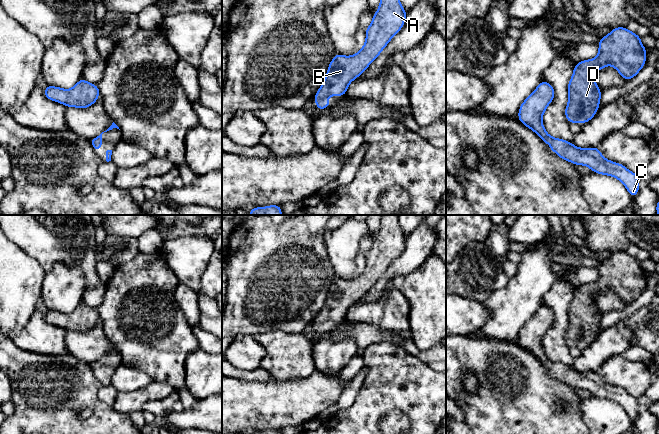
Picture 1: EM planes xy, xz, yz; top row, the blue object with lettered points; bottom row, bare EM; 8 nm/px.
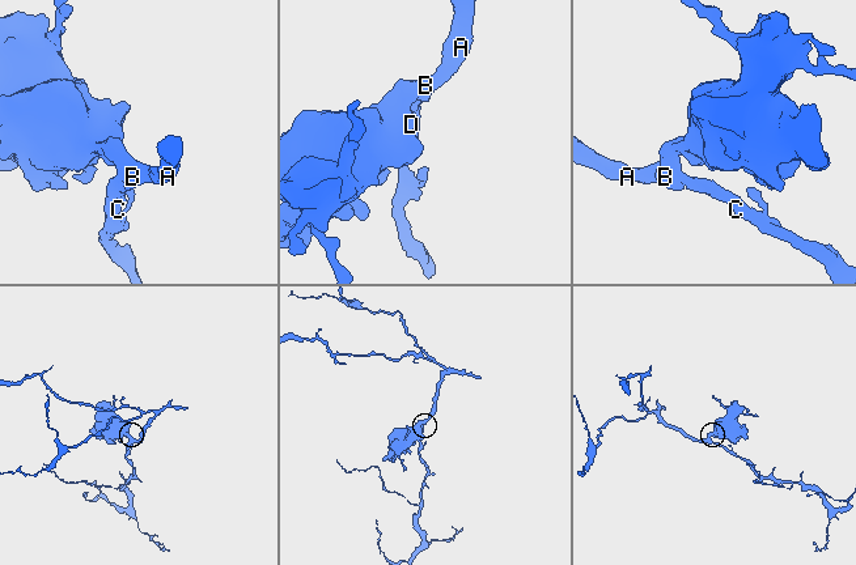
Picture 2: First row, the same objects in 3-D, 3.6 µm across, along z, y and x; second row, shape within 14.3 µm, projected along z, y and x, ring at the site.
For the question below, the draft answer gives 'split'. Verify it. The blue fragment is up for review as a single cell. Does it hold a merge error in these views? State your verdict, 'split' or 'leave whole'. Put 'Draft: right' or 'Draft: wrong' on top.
Draft: wrong
leave whole

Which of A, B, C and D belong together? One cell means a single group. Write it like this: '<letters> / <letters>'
A B C D

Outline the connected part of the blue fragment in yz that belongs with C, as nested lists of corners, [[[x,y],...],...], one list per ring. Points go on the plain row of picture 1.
[[[545,304],[541,305],[537,312],[524,324],[524,326],[519,331],[519,337],[517,342],[520,344],[522,348],[534,355],[546,369],[550,367],[551,370],[549,374],[551,376],[556,375],[557,380],[559,382],[565,383],[568,386],[571,386],[575,389],[587,390],[594,397],[608,399],[617,402],[626,411],[631,421],[634,422],[639,416],[639,403],[637,398],[628,394],[624,389],[620,387],[612,386],[604,382],[601,376],[599,375],[598,371],[578,372],[571,366],[565,365],[560,362],[551,361],[546,356],[543,350],[542,340],[545,334],[547,333],[548,329],[553,325],[554,318],[555,315],[553,310]]]

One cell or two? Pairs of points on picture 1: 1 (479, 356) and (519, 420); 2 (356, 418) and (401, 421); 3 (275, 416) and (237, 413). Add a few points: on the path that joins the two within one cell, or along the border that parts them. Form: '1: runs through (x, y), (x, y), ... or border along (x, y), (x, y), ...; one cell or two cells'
1: runs through (495, 372), (514, 391), (514, 404); one cell
2: border along (402, 411), (390, 410), (378, 423); two cells
3: runs through (266, 413), (246, 413); one cell

